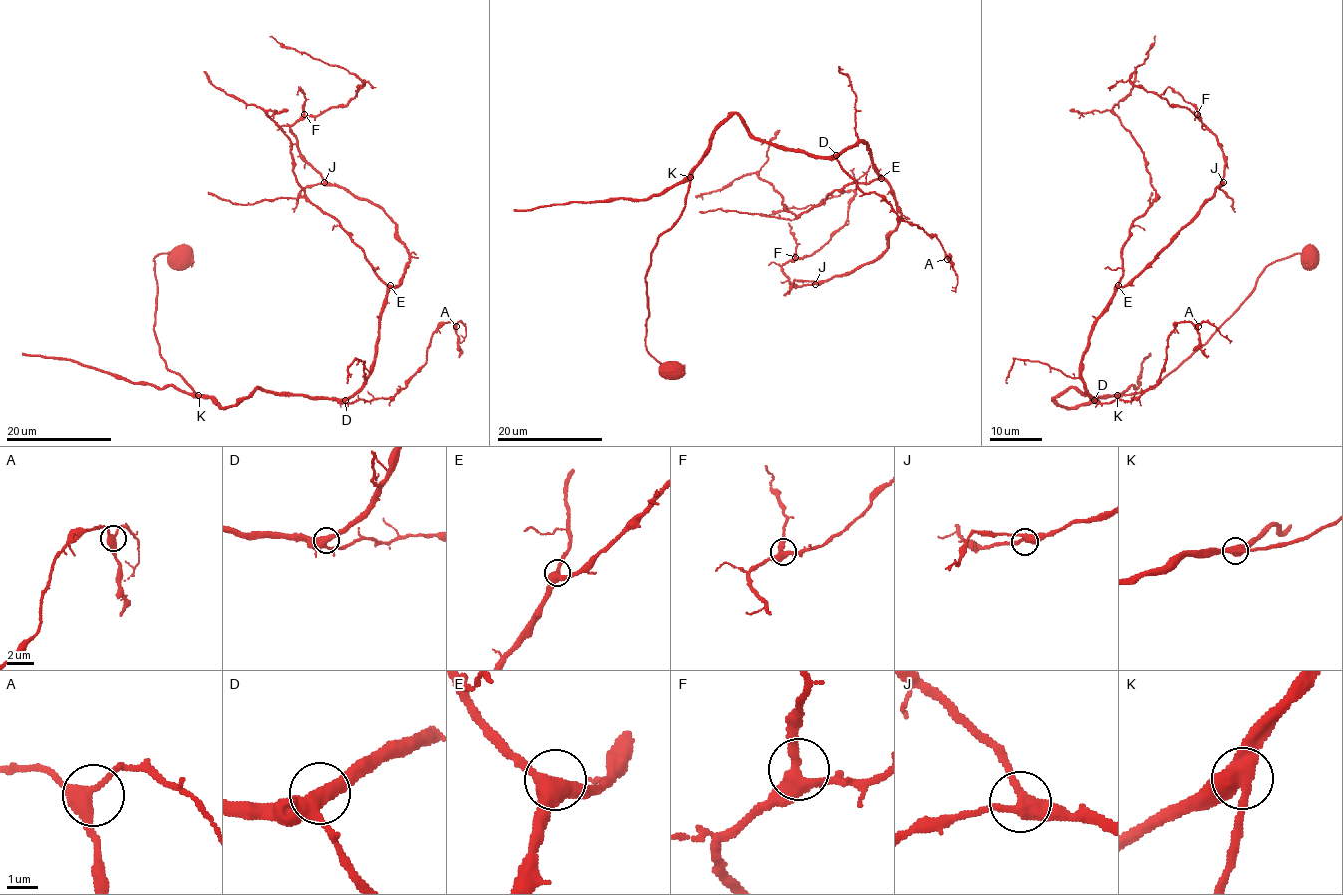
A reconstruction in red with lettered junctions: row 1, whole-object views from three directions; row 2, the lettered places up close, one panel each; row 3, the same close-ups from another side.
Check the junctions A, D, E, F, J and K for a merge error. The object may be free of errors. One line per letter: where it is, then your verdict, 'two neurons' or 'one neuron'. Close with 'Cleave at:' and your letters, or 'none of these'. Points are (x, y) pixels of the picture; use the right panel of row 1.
A: place (1198, 326); one neuron
D: place (1094, 400); one neuron
E: place (1118, 285); one neuron
F: place (1197, 114); one neuron
J: place (1223, 182); one neuron
K: place (1117, 395); one neuron
Cleave at: none of these

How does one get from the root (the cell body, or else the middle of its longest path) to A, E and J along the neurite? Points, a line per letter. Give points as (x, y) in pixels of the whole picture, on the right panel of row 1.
A: (1306, 255), (1272, 261), (1156, 384), (1053, 398), (1138, 398), (1175, 325), (1198, 326)
E: (1306, 255), (1272, 261), (1156, 384), (1061, 406), (1053, 398), (1070, 388), (1095, 398), (1081, 360), (1118, 285)
J: (1306, 255), (1272, 261), (1156, 384), (1061, 406), (1070, 388), (1095, 398), (1081, 360), (1111, 296), (1223, 182)

